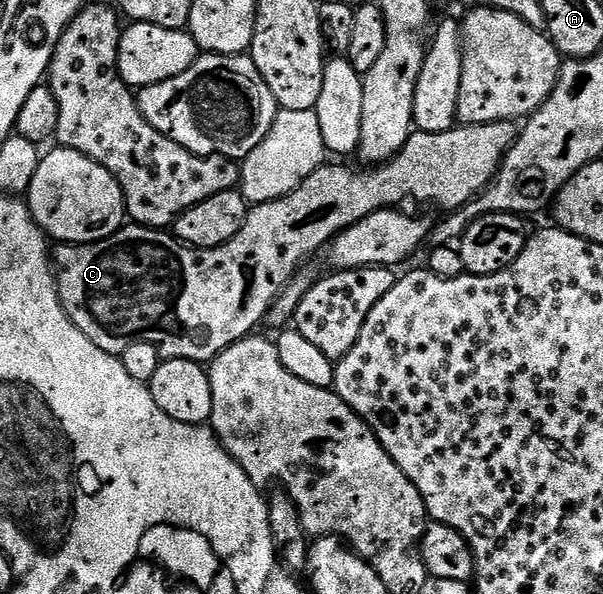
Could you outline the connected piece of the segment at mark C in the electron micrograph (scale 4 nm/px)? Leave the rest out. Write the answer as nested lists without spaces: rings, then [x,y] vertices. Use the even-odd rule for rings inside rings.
[[[501,120],[500,122],[492,122],[491,124],[462,124],[455,126],[452,130],[448,130],[444,134],[428,134],[427,132],[413,131],[408,138],[408,142],[404,147],[391,158],[387,164],[379,164],[371,167],[366,172],[353,172],[350,168],[345,168],[345,163],[334,162],[338,164],[323,163],[321,168],[315,170],[312,174],[308,174],[308,178],[304,178],[304,182],[300,182],[300,186],[296,186],[296,190],[292,190],[287,196],[281,196],[275,200],[269,200],[266,204],[253,205],[247,211],[244,226],[240,226],[232,239],[224,242],[215,248],[191,248],[189,244],[182,243],[177,236],[166,230],[156,228],[143,228],[142,225],[133,222],[127,223],[116,234],[112,234],[108,238],[104,238],[100,242],[92,242],[91,244],[63,244],[59,243],[53,249],[52,259],[56,269],[58,278],[58,297],[62,300],[64,310],[70,316],[71,322],[76,325],[81,332],[92,342],[96,342],[96,346],[100,346],[100,350],[105,352],[113,352],[120,354],[124,350],[128,350],[128,346],[132,346],[132,342],[152,342],[158,347],[159,352],[168,360],[195,360],[197,364],[206,366],[228,346],[232,346],[237,340],[244,340],[247,336],[255,331],[254,328],[263,319],[264,321],[270,315],[270,308],[278,301],[278,296],[285,289],[287,284],[299,275],[302,263],[309,258],[313,252],[318,252],[327,247],[333,241],[335,236],[341,234],[346,228],[359,224],[364,218],[368,218],[374,212],[379,212],[385,208],[397,209],[402,206],[405,200],[419,200],[422,204],[439,204],[445,210],[457,210],[464,205],[470,203],[471,200],[482,195],[486,191],[486,187],[490,185],[494,175],[498,173],[498,168],[505,158],[506,152],[518,139],[519,129],[513,120]]]

